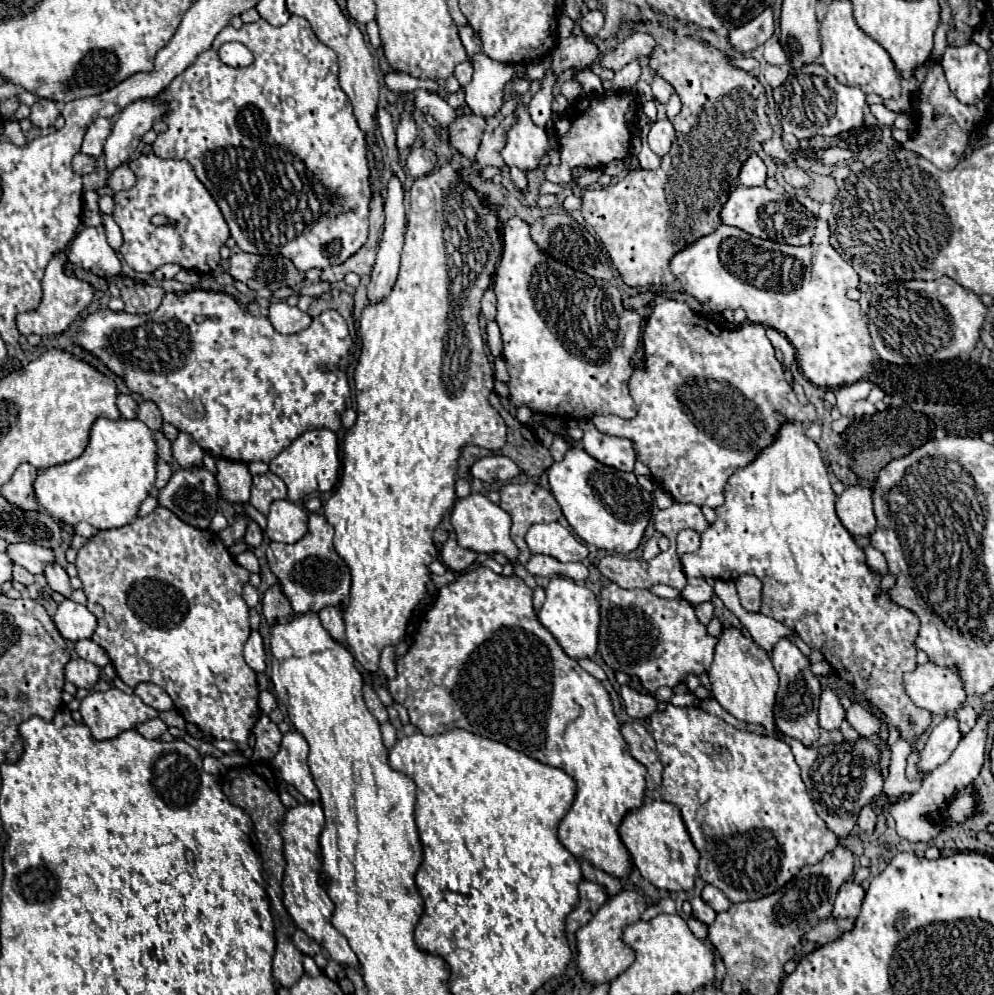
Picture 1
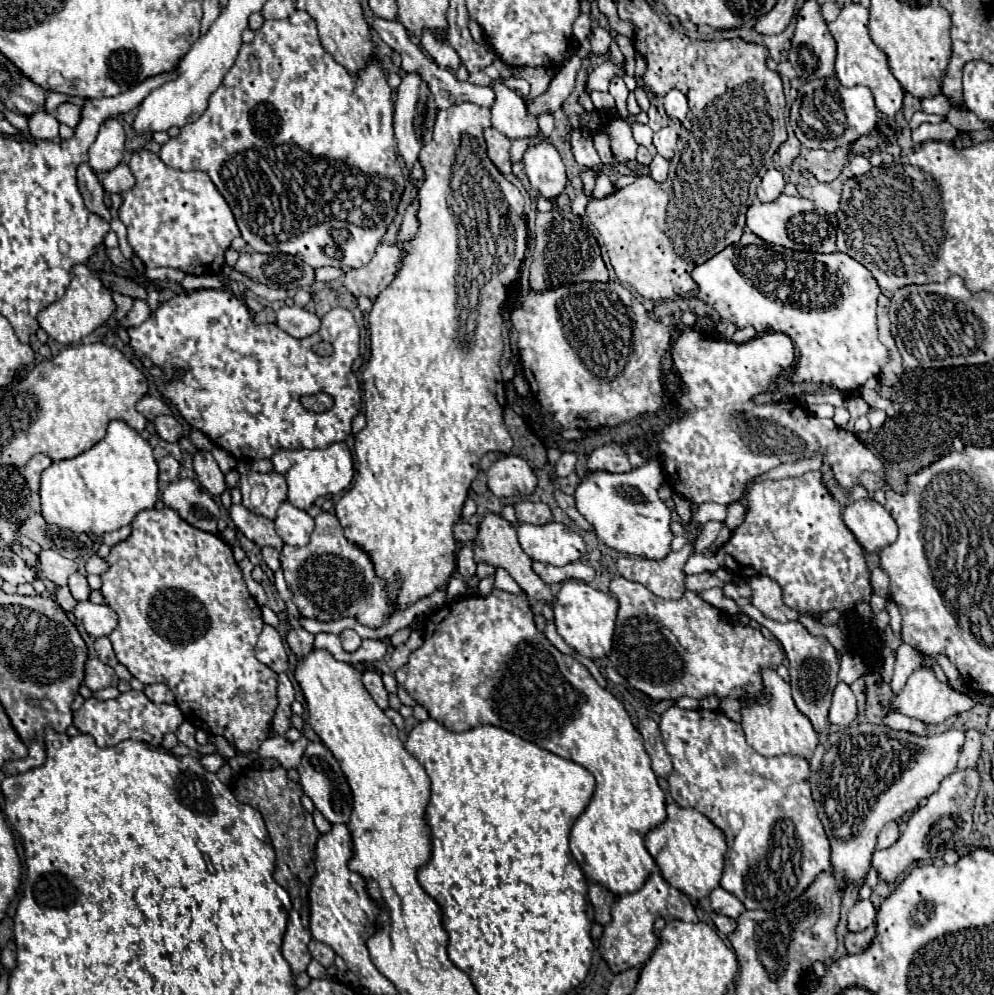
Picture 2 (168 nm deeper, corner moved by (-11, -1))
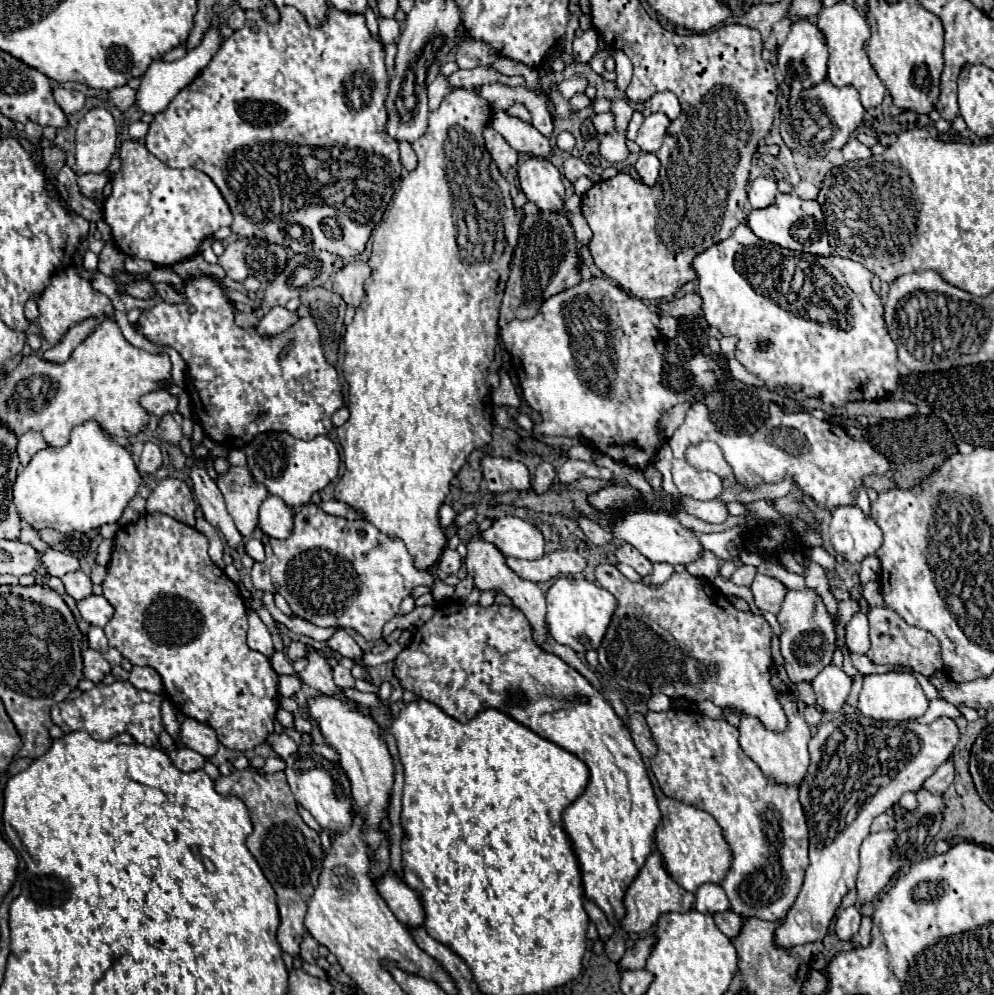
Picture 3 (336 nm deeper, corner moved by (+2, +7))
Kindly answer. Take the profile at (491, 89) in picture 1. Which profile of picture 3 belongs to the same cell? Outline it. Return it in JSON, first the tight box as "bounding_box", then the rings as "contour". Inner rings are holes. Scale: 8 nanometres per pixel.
{"bounding_box":[490,110,552,158],"contour":[[[496,110],[490,124],[520,154],[538,158],[548,158],[552,154],[548,138],[544,138],[532,124],[526,124],[518,118],[510,118],[504,110]]]}

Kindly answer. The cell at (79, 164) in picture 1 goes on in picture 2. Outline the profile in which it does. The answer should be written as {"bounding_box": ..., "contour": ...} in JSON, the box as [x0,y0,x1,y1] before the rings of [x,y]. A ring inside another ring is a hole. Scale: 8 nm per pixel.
{"bounding_box":[77,164,111,220],"contour":[[[81,164],[77,168],[77,180],[79,180],[79,190],[81,190],[83,198],[85,198],[85,206],[91,212],[103,216],[105,220],[111,220],[111,214],[103,204],[103,186],[99,184],[99,180],[97,180],[97,176],[91,170],[89,164]]]}

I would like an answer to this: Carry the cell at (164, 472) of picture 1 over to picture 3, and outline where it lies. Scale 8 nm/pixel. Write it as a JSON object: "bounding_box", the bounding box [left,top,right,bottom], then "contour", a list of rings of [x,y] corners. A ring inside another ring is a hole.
{"bounding_box":[140,442,162,474],"contour":[[[146,442],[144,450],[142,450],[142,456],[140,456],[140,470],[148,472],[148,474],[154,474],[160,466],[162,466],[160,448],[152,442]]]}

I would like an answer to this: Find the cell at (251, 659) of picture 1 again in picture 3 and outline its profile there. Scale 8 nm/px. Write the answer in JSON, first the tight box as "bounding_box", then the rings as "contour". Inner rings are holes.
{"bounding_box":[248,612,274,656],"contour":[[[248,612],[250,618],[250,628],[248,628],[248,646],[256,652],[262,652],[264,656],[272,656],[274,646],[272,646],[272,636],[268,628],[262,624],[256,612]]]}

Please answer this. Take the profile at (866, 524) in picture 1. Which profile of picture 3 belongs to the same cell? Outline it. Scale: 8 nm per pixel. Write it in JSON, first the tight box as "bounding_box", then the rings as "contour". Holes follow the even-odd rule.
{"bounding_box":[830,506,882,564],"contour":[[[838,506],[832,510],[830,542],[846,562],[856,564],[882,546],[882,532],[858,506]]]}

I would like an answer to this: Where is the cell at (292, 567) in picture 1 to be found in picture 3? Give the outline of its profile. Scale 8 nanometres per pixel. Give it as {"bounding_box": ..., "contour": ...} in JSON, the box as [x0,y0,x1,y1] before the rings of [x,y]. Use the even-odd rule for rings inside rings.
{"bounding_box":[266,504,434,642],"contour":[[[306,504],[294,514],[294,530],[286,540],[270,538],[266,542],[266,566],[272,576],[274,590],[286,598],[292,612],[316,626],[340,626],[360,632],[368,642],[382,638],[382,626],[398,614],[402,598],[416,586],[432,586],[434,578],[428,570],[414,566],[414,558],[394,536],[386,536],[368,520],[344,520],[326,514],[316,504]]]}

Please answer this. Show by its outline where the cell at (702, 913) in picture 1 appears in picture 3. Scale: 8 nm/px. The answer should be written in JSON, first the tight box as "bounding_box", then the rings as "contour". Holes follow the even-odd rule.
{"bounding_box":[714,910,742,940],"contour":[[[726,910],[726,912],[716,914],[716,916],[714,916],[714,922],[716,922],[716,926],[718,926],[730,940],[734,940],[734,938],[738,936],[740,928],[742,928],[742,918],[740,918],[736,912],[732,912],[732,910]]]}

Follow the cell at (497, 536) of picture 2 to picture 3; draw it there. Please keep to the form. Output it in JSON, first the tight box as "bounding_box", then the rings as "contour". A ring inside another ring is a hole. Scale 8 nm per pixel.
{"bounding_box":[464,536,550,648],"contour":[[[474,536],[470,542],[468,542],[468,556],[464,560],[466,568],[468,568],[468,574],[474,578],[474,586],[484,592],[484,590],[494,590],[496,594],[504,594],[512,600],[512,606],[518,608],[530,622],[532,630],[534,630],[534,642],[544,648],[550,634],[548,634],[548,628],[546,628],[546,598],[544,598],[544,592],[538,588],[538,584],[534,582],[528,582],[528,580],[522,580],[518,578],[504,562],[504,554],[494,548],[490,542],[484,542],[480,536]]]}

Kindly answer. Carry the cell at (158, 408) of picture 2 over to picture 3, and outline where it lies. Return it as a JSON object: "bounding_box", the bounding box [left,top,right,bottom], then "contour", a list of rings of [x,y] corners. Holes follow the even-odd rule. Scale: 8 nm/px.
{"bounding_box":[140,390,178,416],"contour":[[[156,390],[150,394],[144,394],[140,398],[140,404],[154,416],[164,416],[170,412],[176,412],[178,408],[178,396],[170,394],[168,390]]]}

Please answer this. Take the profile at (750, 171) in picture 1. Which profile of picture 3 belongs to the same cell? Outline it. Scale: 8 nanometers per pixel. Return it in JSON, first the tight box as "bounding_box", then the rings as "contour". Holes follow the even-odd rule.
{"bounding_box":[748,178,776,208],"contour":[[[756,178],[750,186],[748,186],[748,200],[752,208],[768,208],[770,204],[774,204],[774,196],[776,196],[776,182],[770,178]]]}

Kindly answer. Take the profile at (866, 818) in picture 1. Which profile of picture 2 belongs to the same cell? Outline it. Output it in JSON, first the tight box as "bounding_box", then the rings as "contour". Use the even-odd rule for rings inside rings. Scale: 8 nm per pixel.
{"bounding_box":[877,822,899,848],"contour":[[[889,822],[883,826],[883,830],[879,832],[877,838],[877,848],[889,848],[891,844],[895,844],[895,840],[899,838],[899,830],[897,830],[897,822]]]}

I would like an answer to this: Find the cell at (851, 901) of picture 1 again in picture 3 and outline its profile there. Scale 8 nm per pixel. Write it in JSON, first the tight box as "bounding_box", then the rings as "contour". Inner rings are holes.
{"bounding_box":[836,906,860,942],"contour":[[[850,906],[846,910],[842,910],[842,914],[836,920],[836,936],[838,940],[850,942],[850,936],[854,936],[854,932],[858,932],[860,928],[860,912],[856,906]]]}

